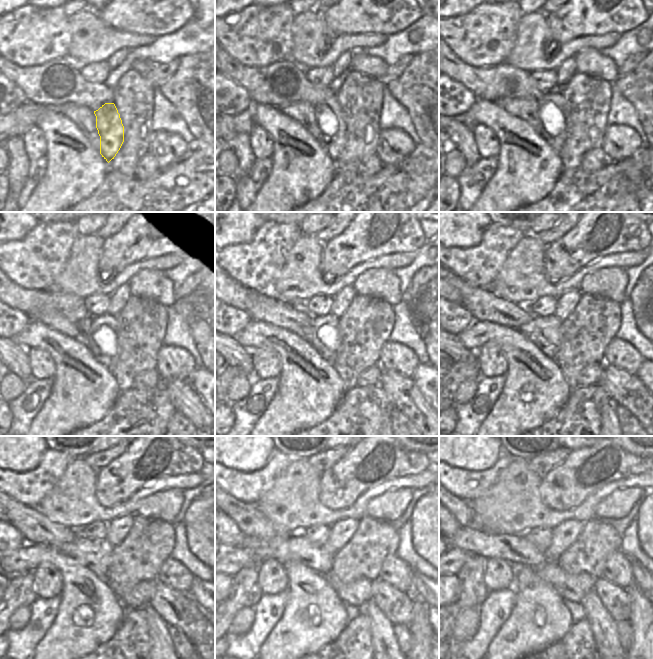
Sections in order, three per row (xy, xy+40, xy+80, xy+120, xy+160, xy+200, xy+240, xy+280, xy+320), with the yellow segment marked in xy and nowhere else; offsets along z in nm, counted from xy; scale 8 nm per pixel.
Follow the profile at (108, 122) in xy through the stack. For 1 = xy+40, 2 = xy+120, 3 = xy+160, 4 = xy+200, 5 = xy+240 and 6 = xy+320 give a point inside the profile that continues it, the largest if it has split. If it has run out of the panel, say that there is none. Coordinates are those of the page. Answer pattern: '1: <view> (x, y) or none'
1: xy+40 (333, 142)
2: xy+120 (109, 321)
3: xy+160 (329, 321)
4: xy+200 (544, 332)
5: xy+240 (94, 554)
6: xy+320 (516, 550)

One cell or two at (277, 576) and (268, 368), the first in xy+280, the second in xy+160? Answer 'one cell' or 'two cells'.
one cell

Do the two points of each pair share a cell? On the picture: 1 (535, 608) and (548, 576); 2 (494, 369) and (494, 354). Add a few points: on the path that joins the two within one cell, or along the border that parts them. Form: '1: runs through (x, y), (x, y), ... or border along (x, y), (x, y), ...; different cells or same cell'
1: border along (533, 567), (534, 571), (562, 598); different cells
2: runs through (494, 365), (494, 358); same cell

